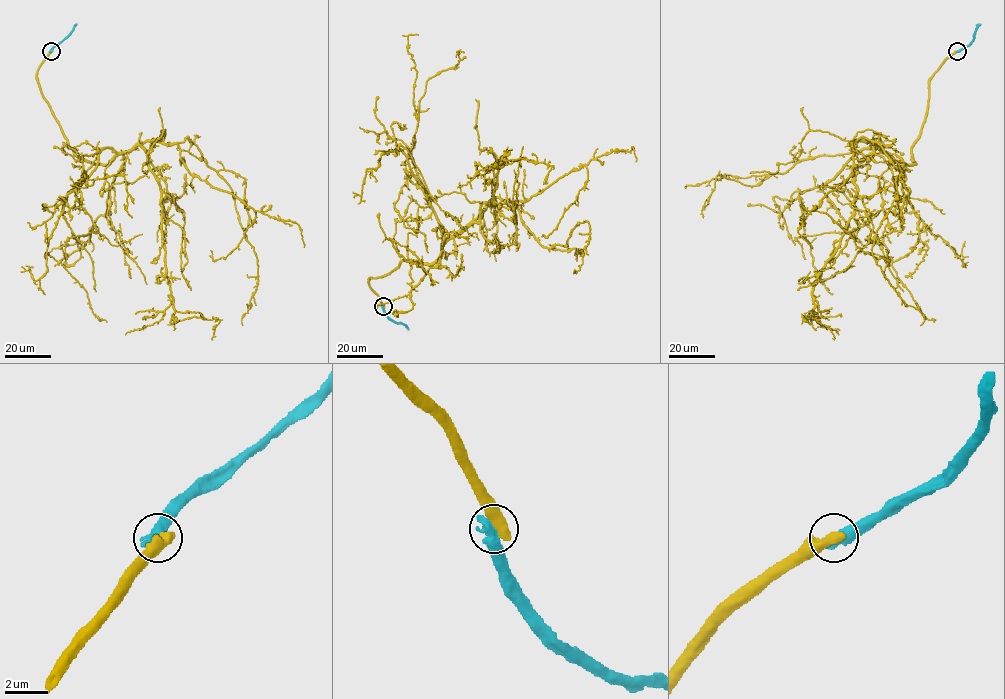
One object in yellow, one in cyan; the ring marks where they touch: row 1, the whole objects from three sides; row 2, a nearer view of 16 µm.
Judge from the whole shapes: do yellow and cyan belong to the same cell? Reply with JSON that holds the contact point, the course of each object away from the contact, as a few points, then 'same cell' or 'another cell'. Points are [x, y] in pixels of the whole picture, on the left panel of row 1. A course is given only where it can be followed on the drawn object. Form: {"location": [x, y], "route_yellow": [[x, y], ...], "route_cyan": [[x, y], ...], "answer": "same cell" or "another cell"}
{"location": [51, 51], "route_yellow": [[51, 51], [37, 80], [78, 156], [108, 164], [147, 141], [187, 138], [228, 184], [258, 267], [242, 325]], "route_cyan": [[51, 51], [76, 23]], "answer": "another cell"}

